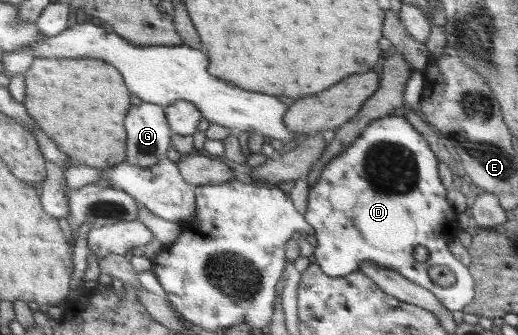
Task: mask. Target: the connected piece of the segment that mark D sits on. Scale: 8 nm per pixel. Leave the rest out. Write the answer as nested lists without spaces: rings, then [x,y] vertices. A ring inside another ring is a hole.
[[[393,114],[369,123],[362,137],[350,146],[344,154],[338,155],[321,171],[318,181],[308,194],[307,211],[304,213],[310,222],[318,245],[314,248],[314,261],[326,275],[340,277],[352,274],[366,262],[393,269],[409,281],[432,292],[438,301],[450,312],[464,310],[476,297],[476,284],[472,273],[468,273],[450,249],[450,235],[459,227],[456,209],[446,199],[446,189],[438,175],[438,159],[426,139],[412,127],[404,116]],[[416,245],[424,245],[429,251],[426,261],[414,265],[412,251]],[[446,265],[455,275],[456,285],[438,287],[430,279],[430,267]]]

